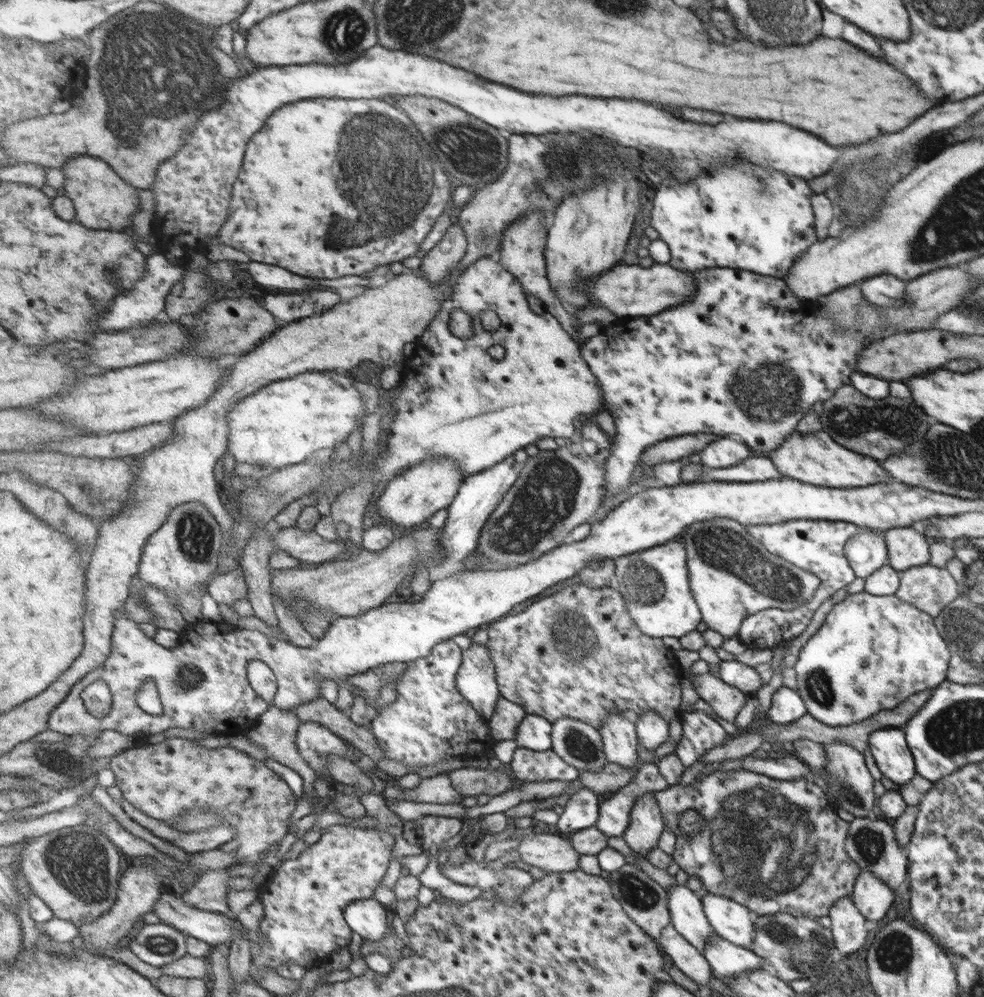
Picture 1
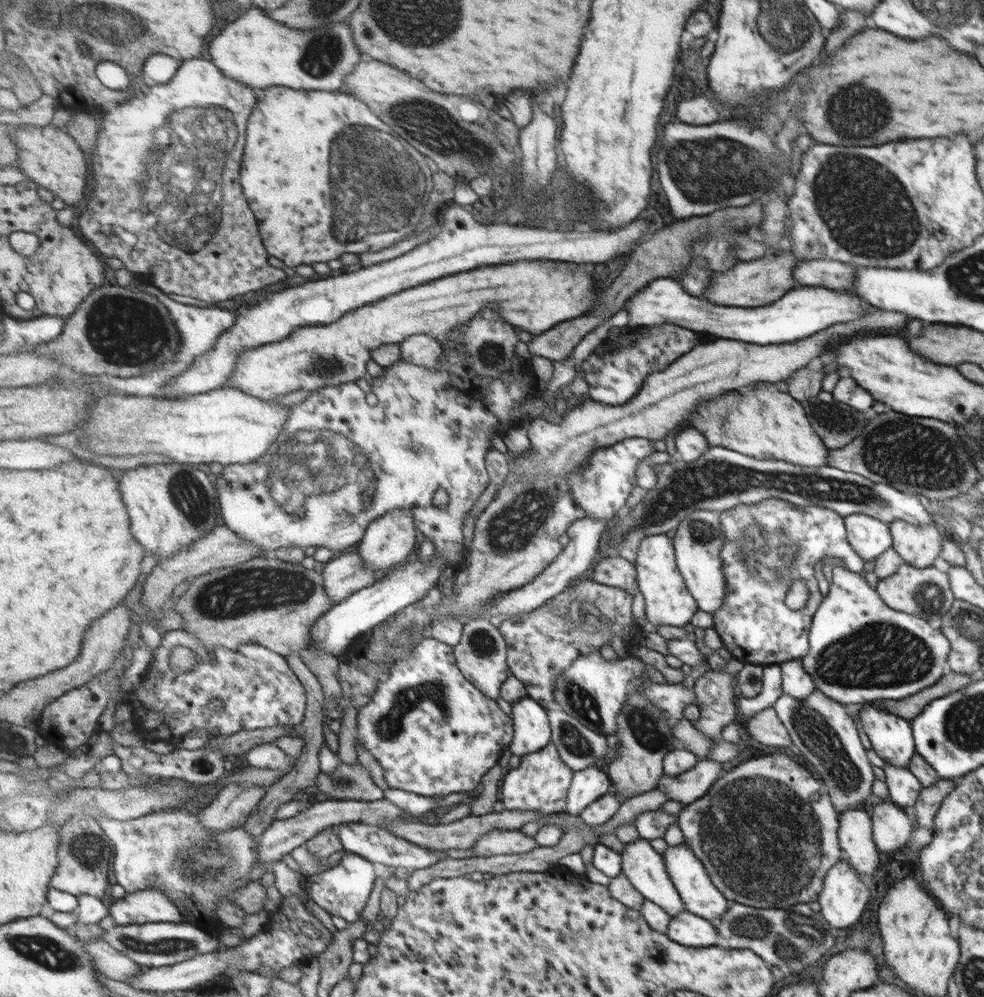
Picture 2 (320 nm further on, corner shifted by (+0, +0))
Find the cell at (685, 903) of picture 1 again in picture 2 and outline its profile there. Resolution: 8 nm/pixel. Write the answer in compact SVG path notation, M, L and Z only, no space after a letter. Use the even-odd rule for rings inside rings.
M644 839L625 844L620 852L621 873L643 899L662 908L670 917L685 911L673 883L665 873L663 858Z

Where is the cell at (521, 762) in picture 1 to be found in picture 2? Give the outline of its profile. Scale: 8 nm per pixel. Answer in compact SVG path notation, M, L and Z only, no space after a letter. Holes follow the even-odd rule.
M551 742L541 751L522 756L518 767L504 772L502 800L509 810L560 813L567 808L573 777L574 770L561 758L555 743Z

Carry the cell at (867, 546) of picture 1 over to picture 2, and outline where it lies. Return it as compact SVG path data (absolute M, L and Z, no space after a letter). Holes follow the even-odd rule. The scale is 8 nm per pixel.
M865 514L843 517L850 547L862 558L872 561L892 546L888 525Z

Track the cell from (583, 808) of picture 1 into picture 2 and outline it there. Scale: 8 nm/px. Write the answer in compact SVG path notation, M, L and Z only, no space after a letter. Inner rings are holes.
M595 765L574 771L566 810L578 815L590 802L611 791L608 776Z

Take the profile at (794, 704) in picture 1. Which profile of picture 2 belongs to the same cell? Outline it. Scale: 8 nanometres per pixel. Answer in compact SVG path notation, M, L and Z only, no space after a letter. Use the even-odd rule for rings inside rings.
M793 659L778 663L780 668L780 683L783 693L803 700L816 688L812 676L803 668L801 659Z

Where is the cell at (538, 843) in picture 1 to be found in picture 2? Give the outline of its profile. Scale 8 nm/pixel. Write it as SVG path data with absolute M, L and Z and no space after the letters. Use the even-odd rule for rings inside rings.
M495 830L481 838L471 851L475 857L490 857L498 855L521 855L535 851L539 842L529 837L521 830Z

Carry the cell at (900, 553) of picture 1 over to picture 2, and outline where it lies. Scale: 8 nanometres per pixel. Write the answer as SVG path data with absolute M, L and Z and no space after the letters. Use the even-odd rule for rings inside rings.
M899 519L887 525L892 538L891 547L905 563L925 568L939 556L941 534L937 532L935 523L921 526Z

